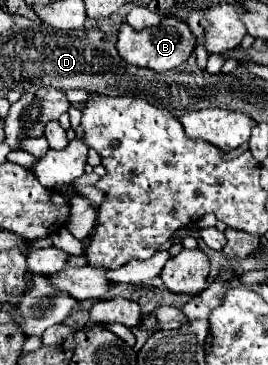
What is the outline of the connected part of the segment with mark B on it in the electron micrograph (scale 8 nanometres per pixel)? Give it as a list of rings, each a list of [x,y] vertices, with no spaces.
[[[163,17],[161,25],[141,29],[141,31],[123,23],[121,29],[119,29],[119,35],[117,35],[117,51],[121,53],[121,57],[125,61],[129,61],[131,65],[149,67],[157,73],[181,67],[189,59],[189,55],[193,51],[193,45],[195,45],[195,37],[189,31],[189,27],[183,21],[173,19],[173,17]]]

